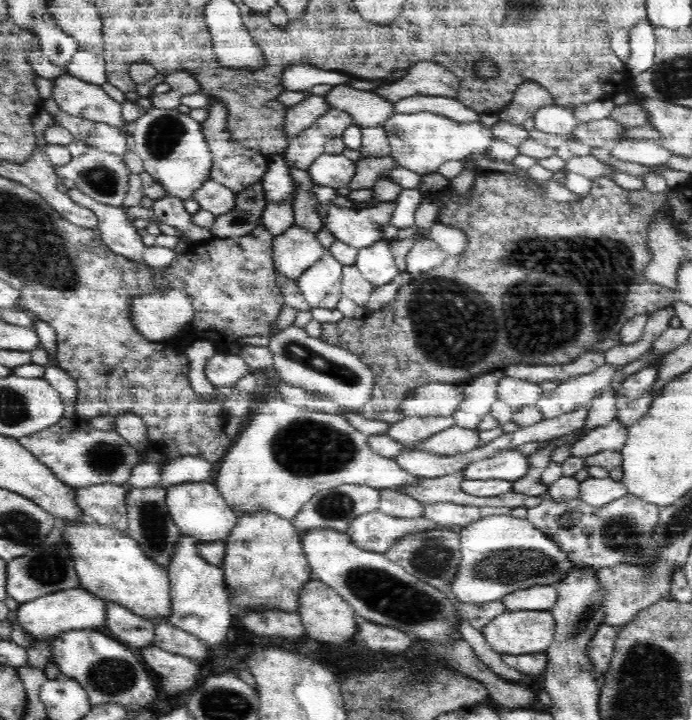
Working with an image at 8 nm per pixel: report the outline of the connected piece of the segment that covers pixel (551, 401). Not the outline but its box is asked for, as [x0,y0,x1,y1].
[536,363,615,419]

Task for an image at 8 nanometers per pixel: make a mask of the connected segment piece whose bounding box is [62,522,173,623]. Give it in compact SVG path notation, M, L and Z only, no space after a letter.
M64 523L62 539L72 545L74 568L81 586L98 598L109 600L143 619L167 622L173 616L168 569L150 559L134 539L99 524Z

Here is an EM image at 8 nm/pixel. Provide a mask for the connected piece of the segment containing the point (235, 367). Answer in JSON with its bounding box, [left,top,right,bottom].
[204,353,252,386]

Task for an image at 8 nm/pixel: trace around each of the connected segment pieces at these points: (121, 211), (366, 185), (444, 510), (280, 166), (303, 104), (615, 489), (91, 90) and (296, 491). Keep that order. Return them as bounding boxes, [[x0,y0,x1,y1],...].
[[68,188,146,261],[348,156,395,191],[423,502,511,529],[261,155,297,204],[285,94,332,142],[578,476,628,508],[51,68,126,137],[214,390,419,519]]

